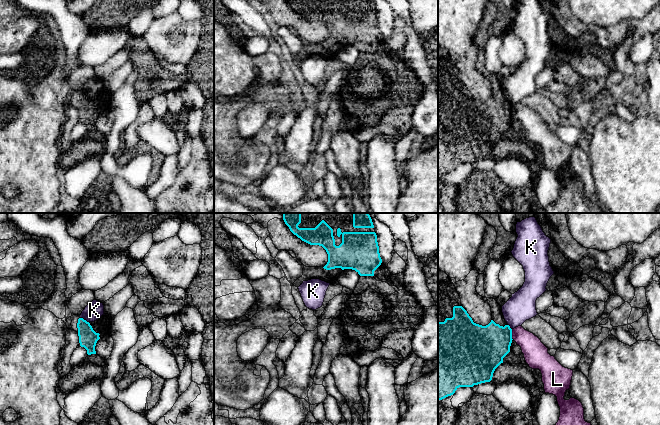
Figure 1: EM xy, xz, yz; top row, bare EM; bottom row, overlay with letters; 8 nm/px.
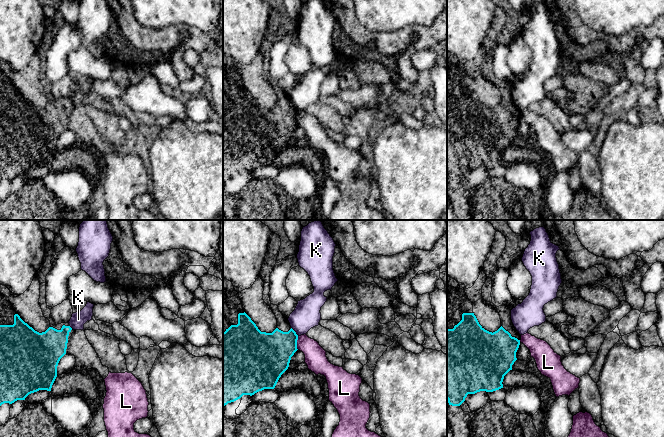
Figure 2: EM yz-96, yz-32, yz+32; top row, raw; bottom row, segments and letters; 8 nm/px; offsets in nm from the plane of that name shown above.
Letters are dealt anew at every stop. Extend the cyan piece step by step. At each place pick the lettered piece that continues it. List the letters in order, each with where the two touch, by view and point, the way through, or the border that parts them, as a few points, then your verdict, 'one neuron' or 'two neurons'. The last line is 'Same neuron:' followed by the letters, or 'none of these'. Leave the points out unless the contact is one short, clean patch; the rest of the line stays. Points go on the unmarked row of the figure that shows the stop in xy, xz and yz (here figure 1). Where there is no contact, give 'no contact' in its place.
K: xy (83, 95) | along xy (80, 93), (88, 98) | two neurons
L: yz (511, 110) | two neurons
Same neuron: none of these

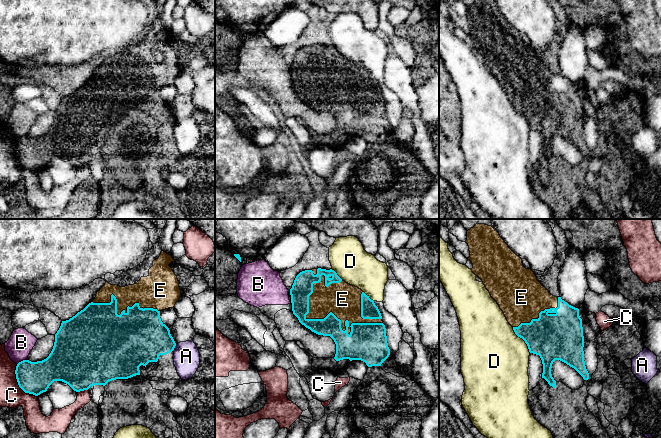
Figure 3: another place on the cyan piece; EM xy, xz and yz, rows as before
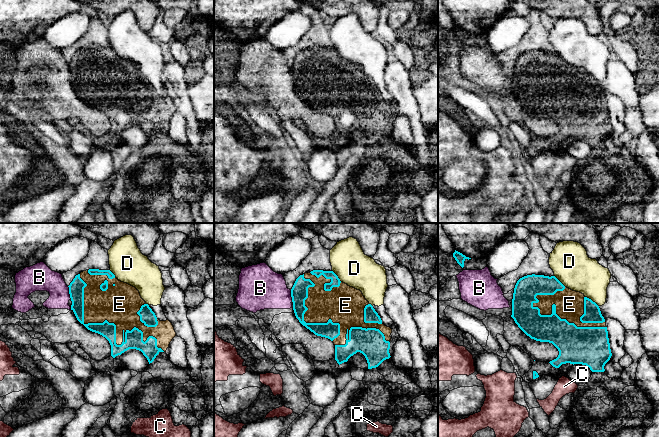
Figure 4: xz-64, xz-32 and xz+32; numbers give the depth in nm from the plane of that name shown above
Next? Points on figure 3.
A: xy (174, 123) | along xy (176, 120), (172, 126) | two neurons
B: xy (21, 137) | two neurons
C: xy (16, 154) | two neurons
D: yz (522, 114) | two neurons
E: xz (331, 88) | one neuron
Same neuron: E

